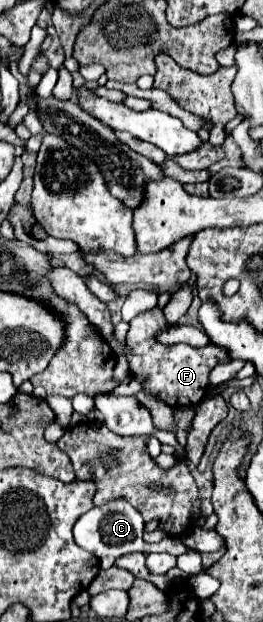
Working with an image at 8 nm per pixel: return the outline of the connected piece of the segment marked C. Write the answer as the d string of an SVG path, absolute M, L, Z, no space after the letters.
M117 499L111 503L105 503L103 507L93 507L91 511L87 511L85 515L81 515L73 527L73 535L75 535L75 543L93 553L103 569L109 569L113 565L113 561L125 553L133 553L133 551L147 551L147 553L168 553L173 556L179 556L187 551L187 547L180 538L165 537L161 543L157 545L149 545L143 541L143 517L141 513L129 505L125 499Z

